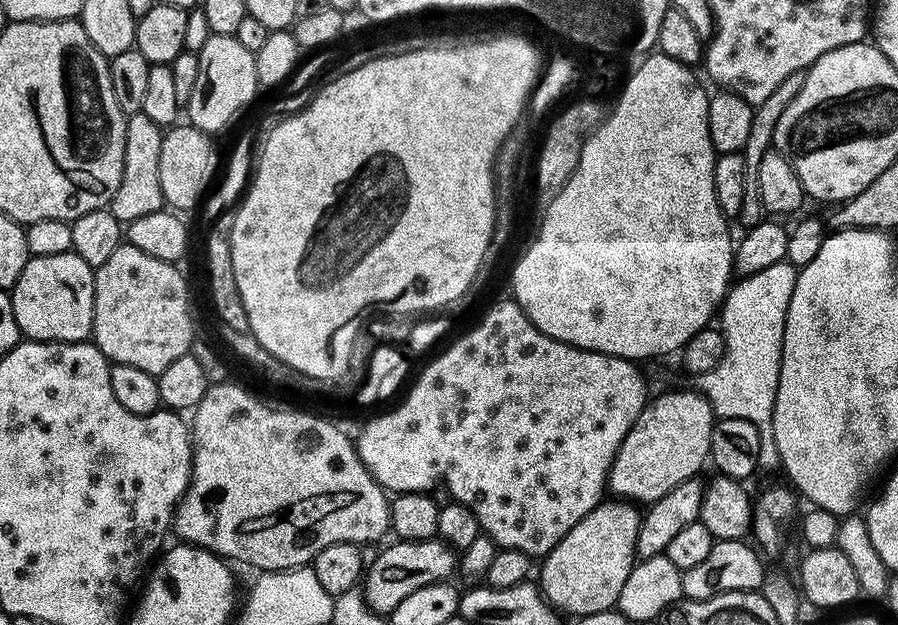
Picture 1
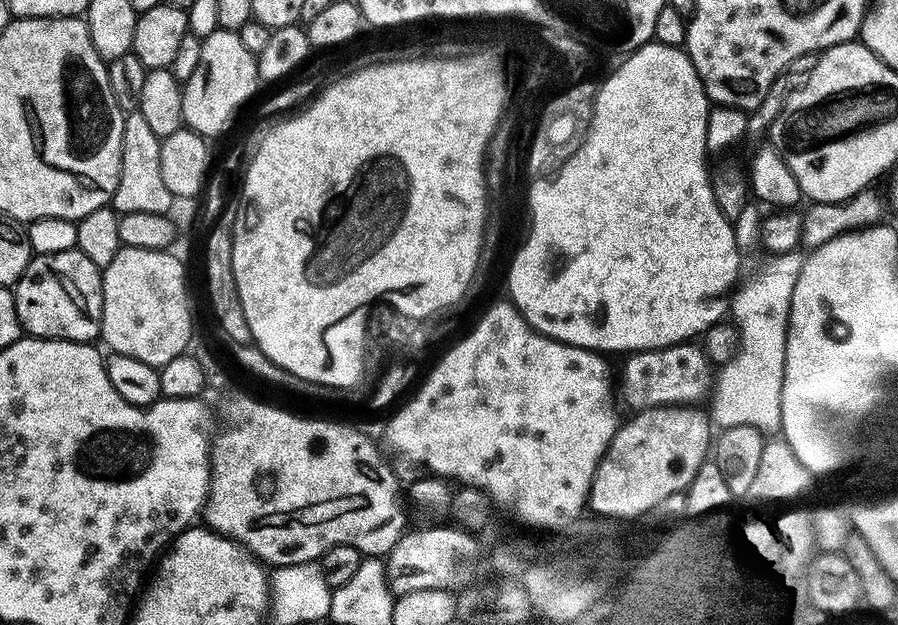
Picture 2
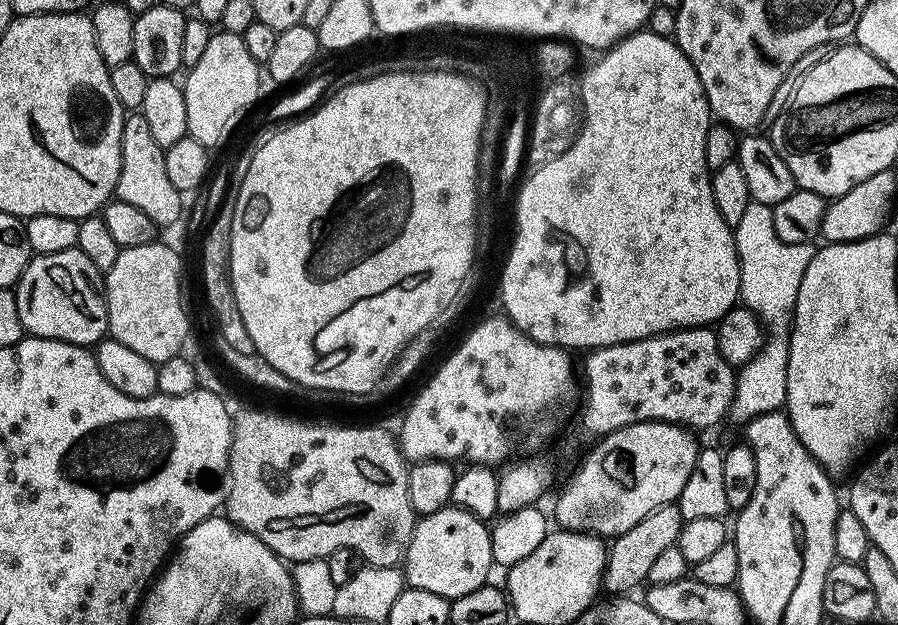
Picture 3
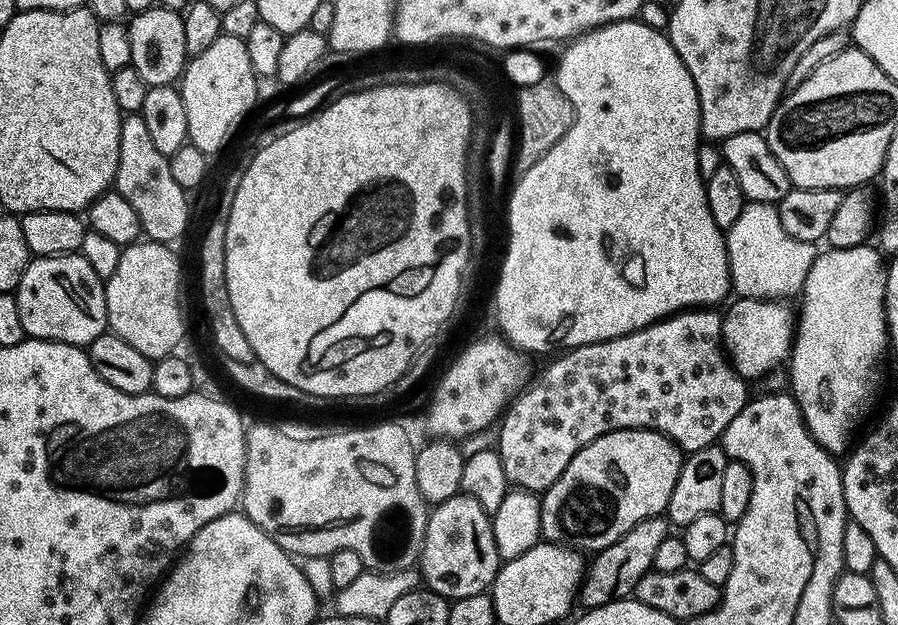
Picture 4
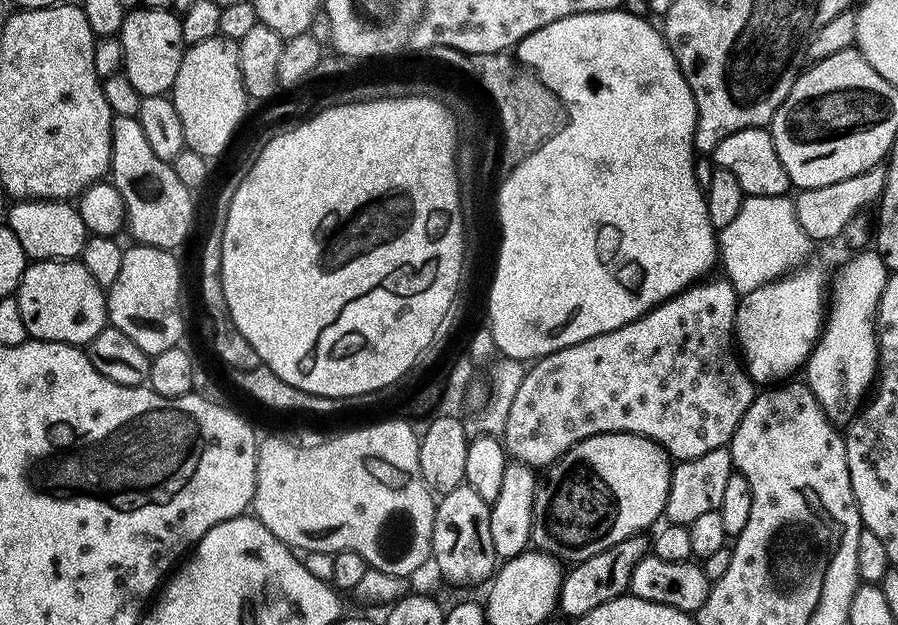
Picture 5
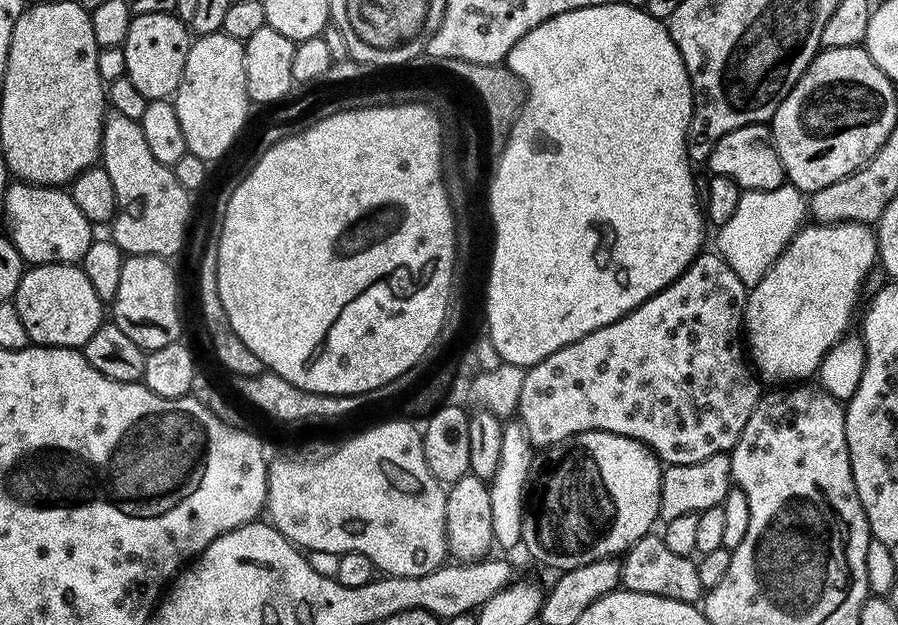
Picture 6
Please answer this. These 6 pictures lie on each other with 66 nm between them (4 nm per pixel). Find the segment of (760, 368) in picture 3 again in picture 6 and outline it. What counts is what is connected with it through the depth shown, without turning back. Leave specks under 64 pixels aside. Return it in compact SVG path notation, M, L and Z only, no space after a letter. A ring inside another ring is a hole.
M785 183L774 190L741 191L740 201L730 214L730 222L719 225L715 251L742 278L746 286L757 284L770 266L786 250L806 220L806 196L793 184Z

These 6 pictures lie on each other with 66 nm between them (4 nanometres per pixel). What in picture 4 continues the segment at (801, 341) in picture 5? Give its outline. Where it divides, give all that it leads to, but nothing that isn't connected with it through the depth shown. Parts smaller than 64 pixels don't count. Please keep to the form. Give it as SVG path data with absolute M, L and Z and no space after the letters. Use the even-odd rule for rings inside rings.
M733 299L727 305L728 313L725 311L722 316L720 339L732 369L745 381L753 382L759 376L766 375L771 368L778 367L783 360L785 363L789 359L794 339L794 316L784 309L783 303L747 299Z

